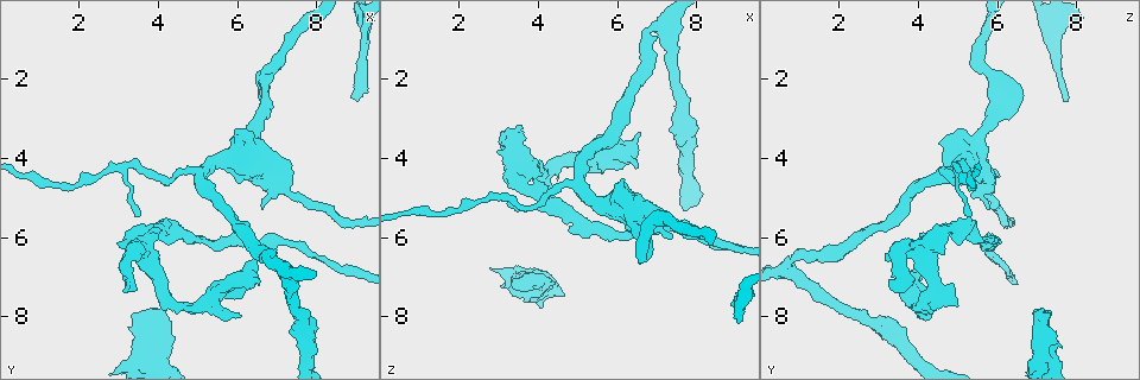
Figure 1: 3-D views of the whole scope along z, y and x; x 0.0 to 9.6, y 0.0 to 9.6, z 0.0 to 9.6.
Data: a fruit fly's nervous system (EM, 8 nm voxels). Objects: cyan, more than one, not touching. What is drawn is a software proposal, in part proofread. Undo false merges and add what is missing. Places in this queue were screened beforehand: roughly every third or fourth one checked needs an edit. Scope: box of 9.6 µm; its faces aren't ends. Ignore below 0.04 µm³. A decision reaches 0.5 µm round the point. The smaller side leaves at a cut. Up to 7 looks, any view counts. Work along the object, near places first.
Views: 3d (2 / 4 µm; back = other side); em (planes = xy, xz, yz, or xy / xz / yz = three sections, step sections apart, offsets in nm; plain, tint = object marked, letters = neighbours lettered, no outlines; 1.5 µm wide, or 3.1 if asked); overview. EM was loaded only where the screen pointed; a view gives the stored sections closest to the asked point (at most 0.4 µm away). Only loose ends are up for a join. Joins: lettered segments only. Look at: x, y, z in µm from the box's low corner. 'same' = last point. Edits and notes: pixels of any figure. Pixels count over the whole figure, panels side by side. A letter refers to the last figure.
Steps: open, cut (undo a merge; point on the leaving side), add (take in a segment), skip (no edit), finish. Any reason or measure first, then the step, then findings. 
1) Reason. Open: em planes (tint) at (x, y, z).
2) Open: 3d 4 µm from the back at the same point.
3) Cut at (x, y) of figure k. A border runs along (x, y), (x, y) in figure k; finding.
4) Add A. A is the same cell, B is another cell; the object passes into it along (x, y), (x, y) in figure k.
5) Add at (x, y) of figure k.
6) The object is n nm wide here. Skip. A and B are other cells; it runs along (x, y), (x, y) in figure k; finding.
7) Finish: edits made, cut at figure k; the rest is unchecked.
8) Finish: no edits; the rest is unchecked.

Branch stops here. Open: 3d 2 µm at (3.25, 7.20, 3.30).

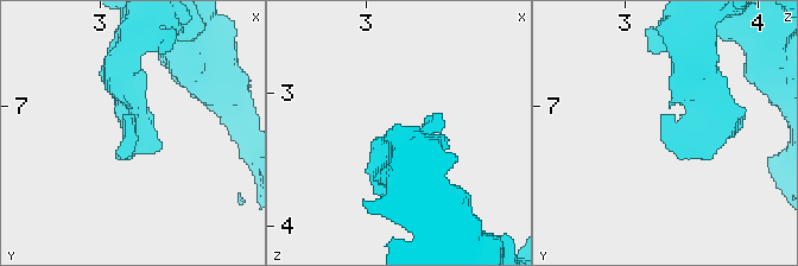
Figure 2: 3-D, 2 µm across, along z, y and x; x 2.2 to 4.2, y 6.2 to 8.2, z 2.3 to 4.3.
Open: em planes (letters) at (3.20, 7.18, 3.30).

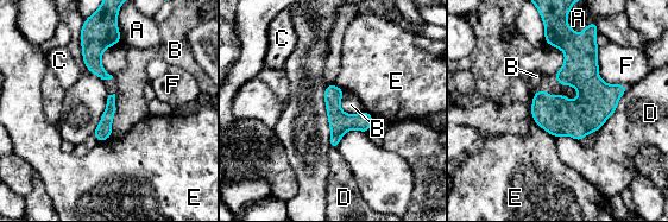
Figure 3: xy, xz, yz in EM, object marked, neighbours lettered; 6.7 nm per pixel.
Skip. A, B, C, D, E and F are other cells; a border runs along (531, 96), (531, 118), (554, 138) in figure 3; none of them fits.

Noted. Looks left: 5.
Calibre changes. Open: 3d 2 µm from the back at (4.65, 6.00, 5.30).

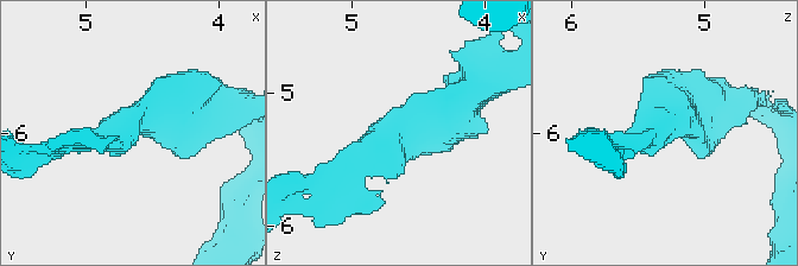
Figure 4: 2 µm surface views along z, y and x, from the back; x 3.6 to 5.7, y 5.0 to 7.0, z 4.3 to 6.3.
Now the EM. Open: em planes (tint) at (4.74, 5.96, 5.36).

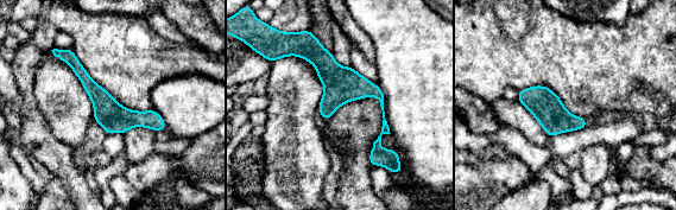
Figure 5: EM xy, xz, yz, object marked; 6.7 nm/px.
See the neighbours. Open: em planes (letters) at the same point.

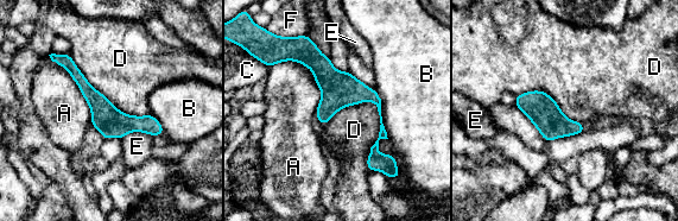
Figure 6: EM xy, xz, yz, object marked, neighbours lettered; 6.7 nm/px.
The object is 200 nm wide here. Skip. A, B, C, D, E and F are other cells; a border runs along (371, 100), (380, 131), (367, 166) in figure 6; continuous, no second neuron.

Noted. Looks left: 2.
Finish: no edits; the rest is unchecked.

